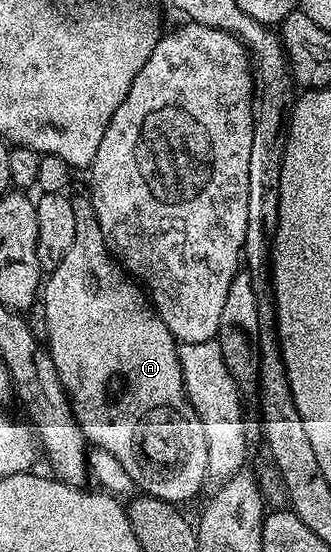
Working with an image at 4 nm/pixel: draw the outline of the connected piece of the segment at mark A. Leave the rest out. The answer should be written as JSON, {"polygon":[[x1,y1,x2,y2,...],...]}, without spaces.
{"polygon":[[91,189,71,191,70,208,74,208,74,244,70,244,70,252,62,256,62,264,54,268,47,275,42,286,42,300,46,304,46,324,48,325,48,336,46,349,52,355,54,368,58,368,58,380,62,380,62,388,68,393,68,403,72,405,72,416,82,428,85,438,95,449,110,452,122,468,126,468,126,476,130,476,133,487,144,489,143,493,150,498,161,498,164,502,173,504,184,504,188,502,204,486,204,481,209,481,208,472,208,441,206,440,206,428,202,428,202,420,198,412,188,403,188,394,184,391,182,380,182,368,180,367,180,351,178,343,166,328,166,324,160,315,156,313,147,293,129,275,114,255,109,252,108,245,104,242,102,228,98,224,98,216,94,212]]}

